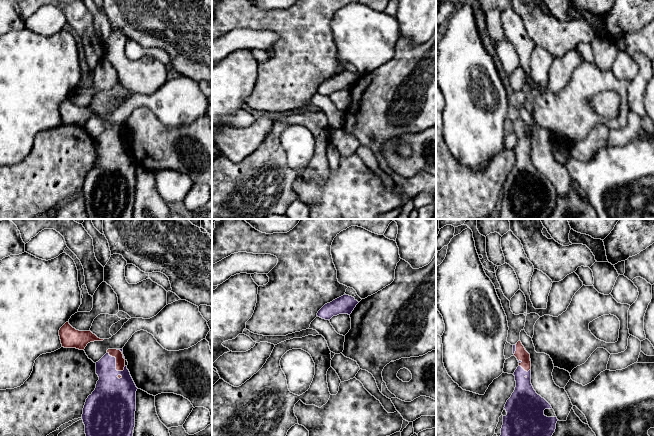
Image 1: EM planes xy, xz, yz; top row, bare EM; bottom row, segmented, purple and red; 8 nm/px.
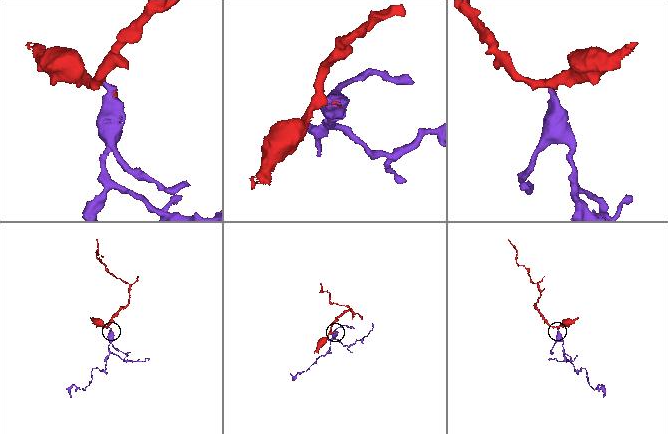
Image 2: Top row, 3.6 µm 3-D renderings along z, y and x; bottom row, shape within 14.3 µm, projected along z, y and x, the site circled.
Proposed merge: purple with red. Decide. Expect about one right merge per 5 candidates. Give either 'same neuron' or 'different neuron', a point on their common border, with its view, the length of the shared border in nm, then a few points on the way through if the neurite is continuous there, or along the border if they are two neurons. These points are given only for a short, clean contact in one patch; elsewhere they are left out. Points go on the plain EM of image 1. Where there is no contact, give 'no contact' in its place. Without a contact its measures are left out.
same neuron; contact xy (115, 139); length 200 nm; way xy (112, 170), (115, 139), (120, 137)

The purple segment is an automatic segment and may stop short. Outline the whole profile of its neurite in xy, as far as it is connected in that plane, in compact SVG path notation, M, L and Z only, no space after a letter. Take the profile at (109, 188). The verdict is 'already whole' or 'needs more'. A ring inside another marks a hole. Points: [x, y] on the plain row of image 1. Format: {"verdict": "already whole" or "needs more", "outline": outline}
{"verdict": "needs more", "outline": "M108 125L107 129L96 138L96 150L99 153L96 164L86 175L82 196L88 219L132 219L135 203L137 163L125 141L123 125Z"}

